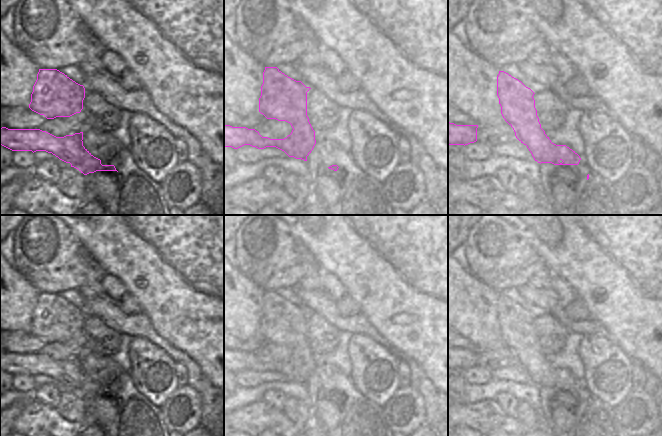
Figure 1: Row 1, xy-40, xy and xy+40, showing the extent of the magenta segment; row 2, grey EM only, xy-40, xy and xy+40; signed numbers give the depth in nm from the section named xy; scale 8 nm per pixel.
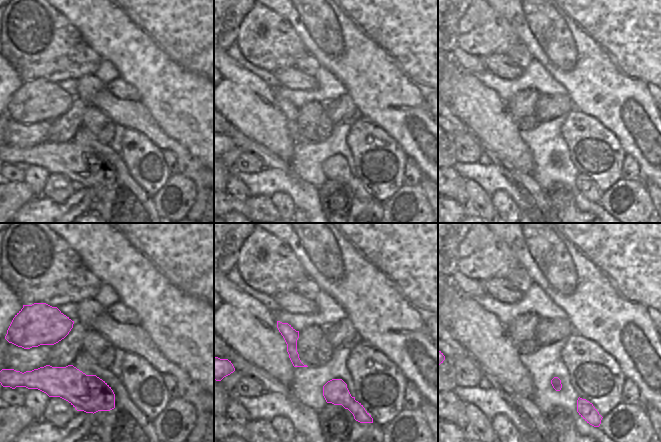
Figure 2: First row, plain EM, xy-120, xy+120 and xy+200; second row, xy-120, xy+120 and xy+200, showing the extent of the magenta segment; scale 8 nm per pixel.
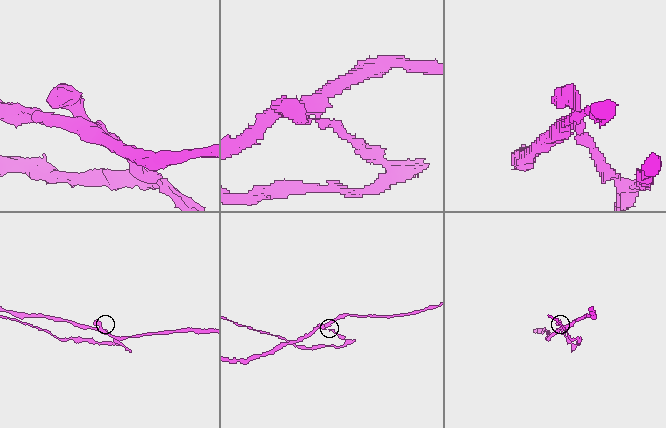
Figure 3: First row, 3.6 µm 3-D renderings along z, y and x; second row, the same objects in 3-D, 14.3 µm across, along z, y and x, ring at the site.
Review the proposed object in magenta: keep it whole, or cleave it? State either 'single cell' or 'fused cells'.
fused cells

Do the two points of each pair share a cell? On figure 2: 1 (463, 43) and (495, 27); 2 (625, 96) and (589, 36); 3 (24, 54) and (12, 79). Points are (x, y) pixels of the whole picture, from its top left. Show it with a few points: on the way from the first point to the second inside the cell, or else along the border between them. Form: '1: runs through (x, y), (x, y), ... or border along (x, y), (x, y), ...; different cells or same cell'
1: runs through (471, 40), (479, 33), (487, 32); same cell
2: runs through (625, 81), (625, 72), (604, 51); same cell
3: border along (10, 64), (23, 80); different cells

